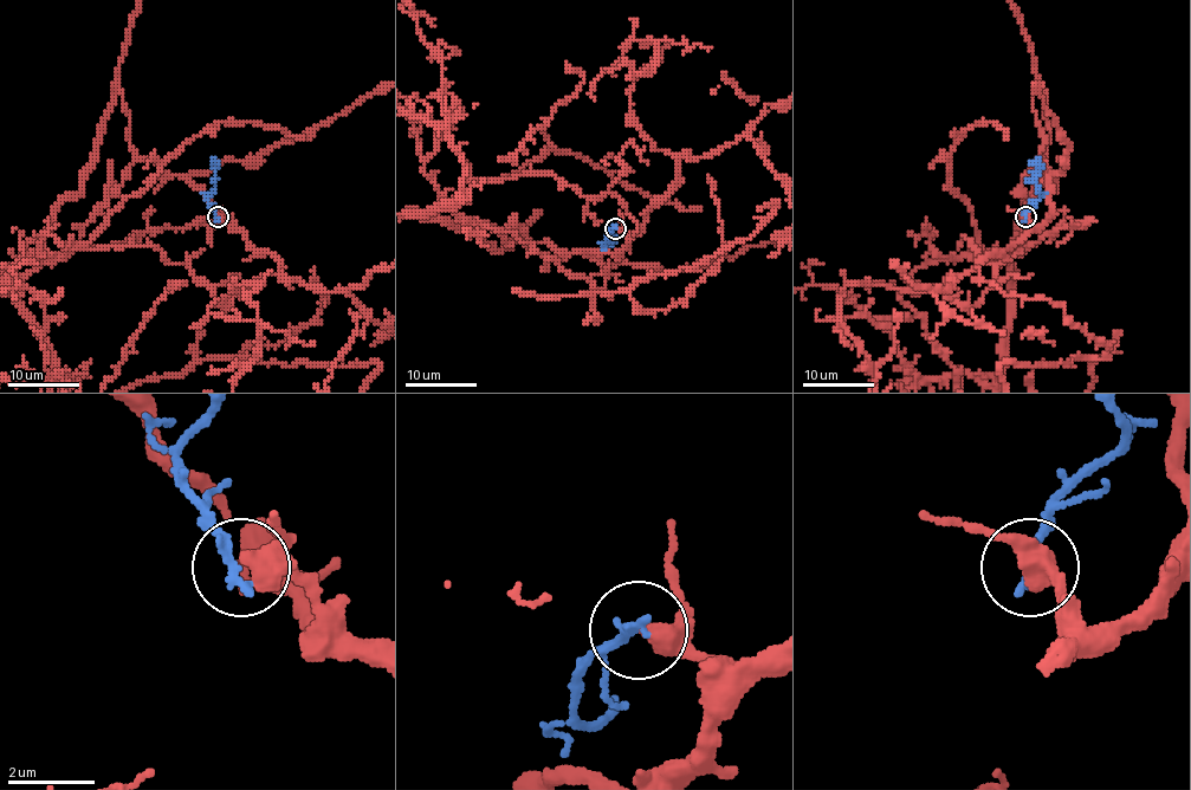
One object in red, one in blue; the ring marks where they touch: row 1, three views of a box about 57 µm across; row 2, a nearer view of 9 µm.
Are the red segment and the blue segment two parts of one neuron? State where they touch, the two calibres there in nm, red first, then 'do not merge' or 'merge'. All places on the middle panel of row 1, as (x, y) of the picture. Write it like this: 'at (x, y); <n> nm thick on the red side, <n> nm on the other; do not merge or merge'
at (615, 228); 400 nm thick on the red side, 240 nm on the other; do not merge

